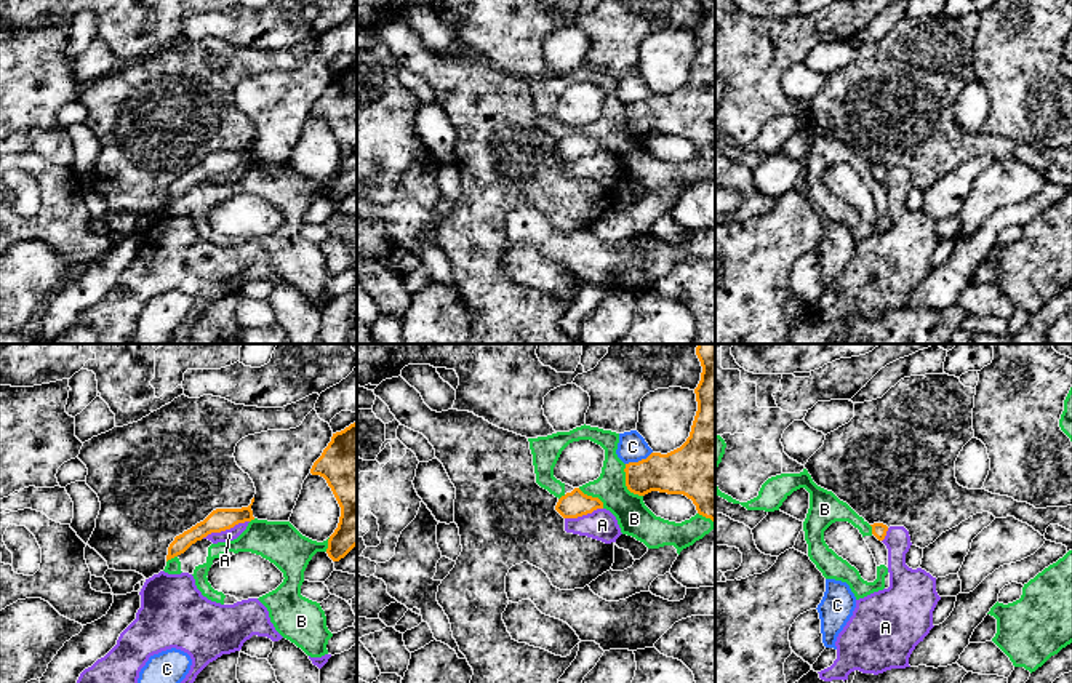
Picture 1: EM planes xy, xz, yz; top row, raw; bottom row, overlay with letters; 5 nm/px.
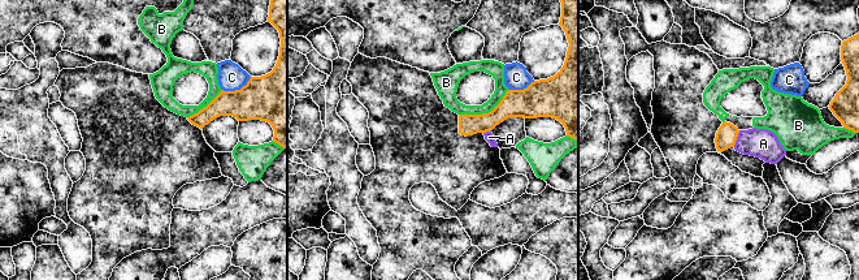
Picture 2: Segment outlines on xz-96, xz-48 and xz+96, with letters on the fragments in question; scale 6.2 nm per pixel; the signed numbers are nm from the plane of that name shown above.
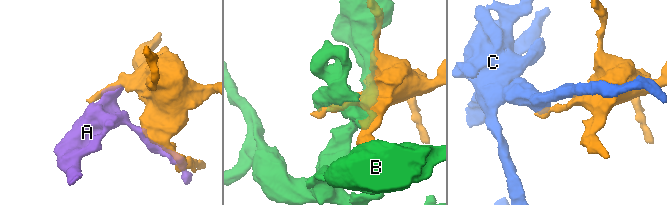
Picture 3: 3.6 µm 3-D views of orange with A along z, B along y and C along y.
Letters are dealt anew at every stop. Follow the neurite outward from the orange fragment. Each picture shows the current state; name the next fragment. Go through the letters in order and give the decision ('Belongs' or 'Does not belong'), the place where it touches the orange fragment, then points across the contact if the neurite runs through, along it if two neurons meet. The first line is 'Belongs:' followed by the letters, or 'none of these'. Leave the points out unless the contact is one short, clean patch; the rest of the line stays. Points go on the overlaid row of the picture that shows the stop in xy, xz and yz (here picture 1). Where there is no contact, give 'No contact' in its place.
Belongs: none of these
A: Does not belong. Touches orange at xy (224, 530)
B: Does not belong. Touches orange at xz (626, 483)
C: Does not belong. Touches orange at xz (639, 461)

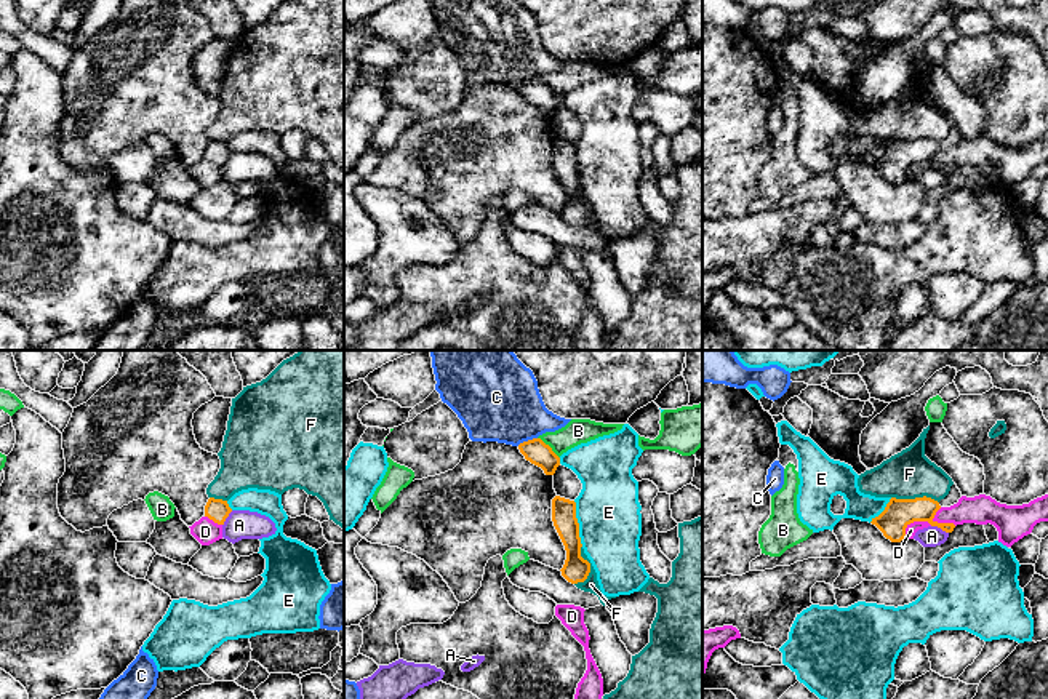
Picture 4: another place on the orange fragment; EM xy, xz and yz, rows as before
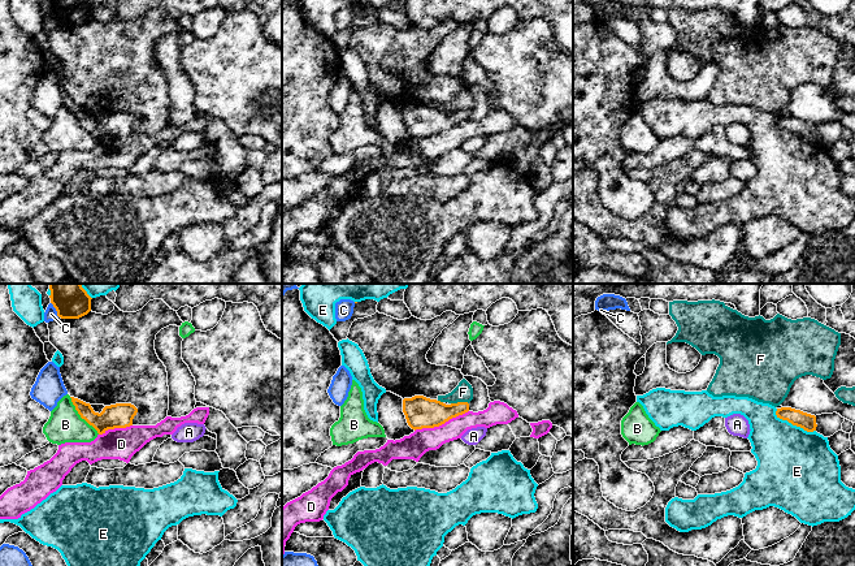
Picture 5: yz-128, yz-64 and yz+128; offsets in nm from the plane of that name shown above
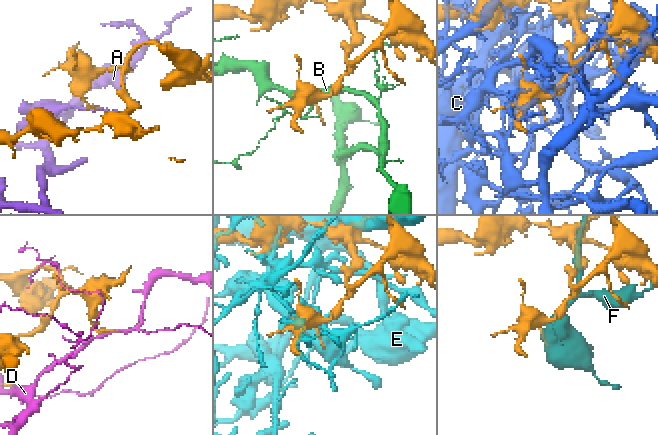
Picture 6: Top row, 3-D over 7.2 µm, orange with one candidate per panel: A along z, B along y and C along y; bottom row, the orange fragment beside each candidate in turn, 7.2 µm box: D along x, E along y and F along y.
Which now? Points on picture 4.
Belongs: none of these
A: Does not belong. Touches orange at yz (940, 527). Boundary: yz (932, 525), (948, 533)
B: Does not belong. Touches orange at xz (549, 447). Boundary: xz (538, 437), (559, 458)
C: Does not belong. Touches orange at xz (527, 442)
D: Does not belong. Touches orange at yz (914, 520)
E: Does not belong. Touches orange at xz (578, 523)
F: Does not belong. Touches orange at yz (916, 498). Boundary: yz (892, 496), (930, 496), (938, 503)

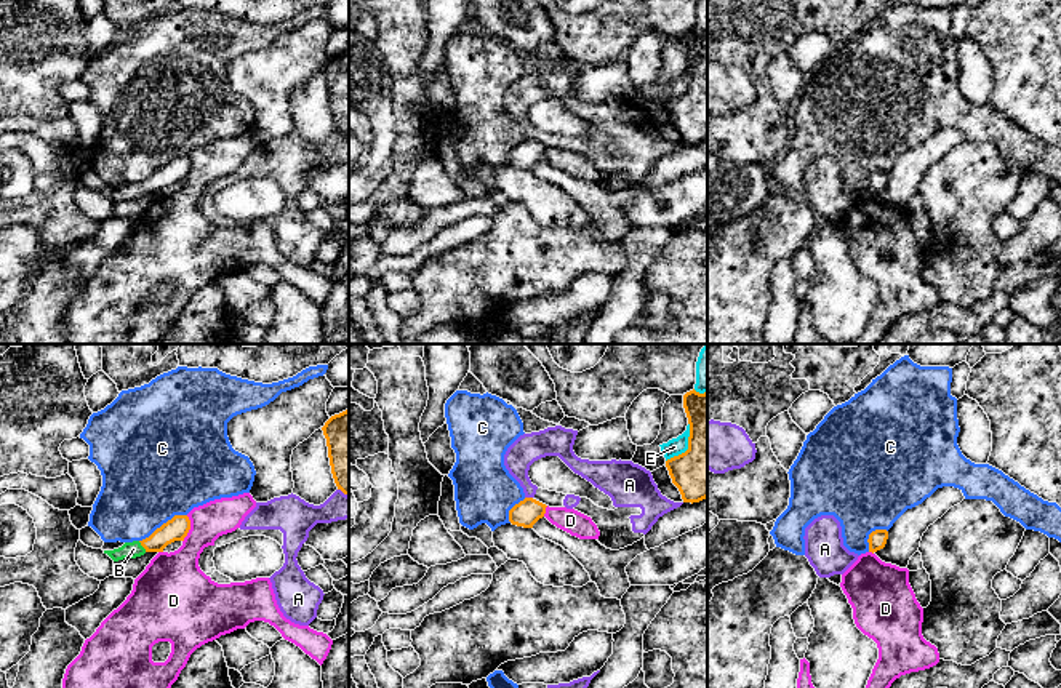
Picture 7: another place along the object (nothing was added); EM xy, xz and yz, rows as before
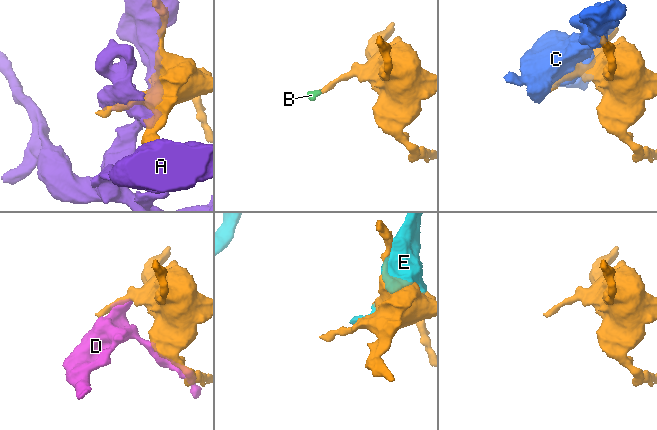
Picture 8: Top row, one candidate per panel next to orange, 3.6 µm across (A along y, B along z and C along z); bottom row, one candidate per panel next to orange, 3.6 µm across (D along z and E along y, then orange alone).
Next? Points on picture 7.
Belongs: B
A: Does not belong. Touches orange at xz (528, 498)
B: Belongs. Touches orange at xy (141, 544). Path across: xy (176, 528), (156, 543), (141, 544), (133, 549)
C: Does not belong. Touches orange at xy (164, 524)
D: Does not belong. Touches orange at xy (189, 528)
E: Does not belong. Touches orange at xz (688, 447)

